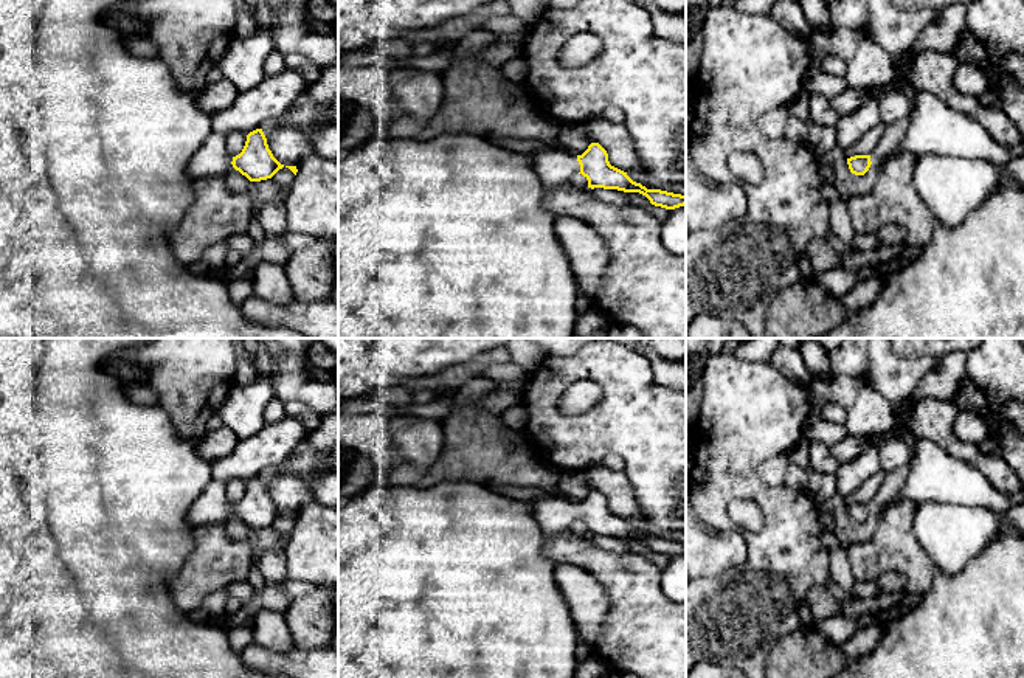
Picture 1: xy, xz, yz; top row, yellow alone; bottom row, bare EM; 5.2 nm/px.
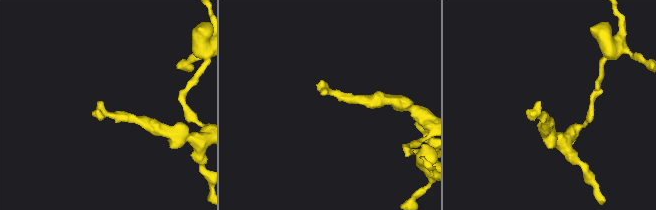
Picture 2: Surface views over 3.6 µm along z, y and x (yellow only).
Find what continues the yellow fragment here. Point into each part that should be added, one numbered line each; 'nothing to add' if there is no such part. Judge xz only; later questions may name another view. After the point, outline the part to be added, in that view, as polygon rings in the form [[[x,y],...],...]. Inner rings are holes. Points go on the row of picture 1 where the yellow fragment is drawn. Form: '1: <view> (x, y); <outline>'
1: xz (554, 166); [[[546,149],[526,154],[543,185],[545,192],[571,182],[580,172],[577,157],[562,149]]]

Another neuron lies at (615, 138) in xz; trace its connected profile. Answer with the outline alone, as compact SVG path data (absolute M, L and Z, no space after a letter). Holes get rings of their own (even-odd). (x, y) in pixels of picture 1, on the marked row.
M597 118L585 123L585 130L591 143L599 143L607 150L611 166L624 172L642 169L641 157L625 123L614 124Z

